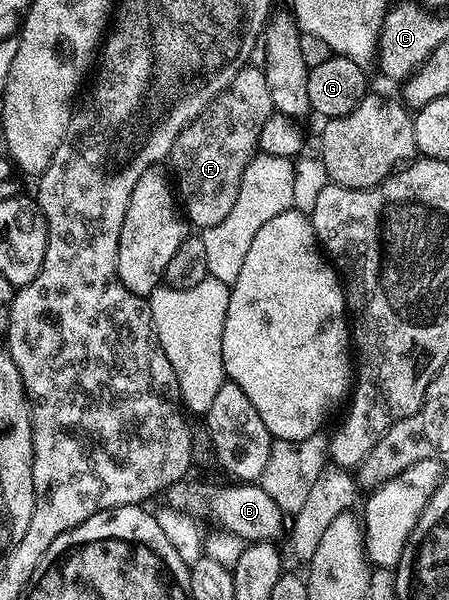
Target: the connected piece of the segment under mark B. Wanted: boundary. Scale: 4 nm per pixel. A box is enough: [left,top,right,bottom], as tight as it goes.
[161,479,285,543]

